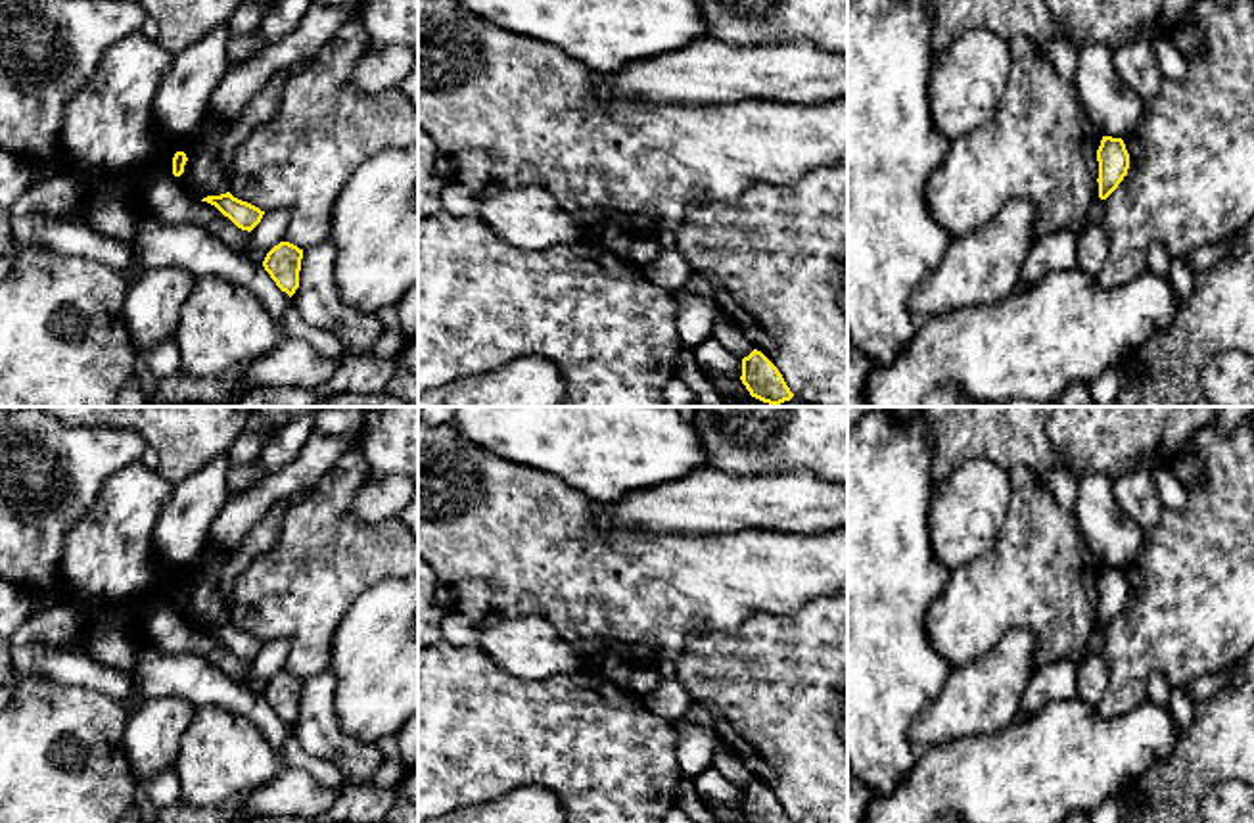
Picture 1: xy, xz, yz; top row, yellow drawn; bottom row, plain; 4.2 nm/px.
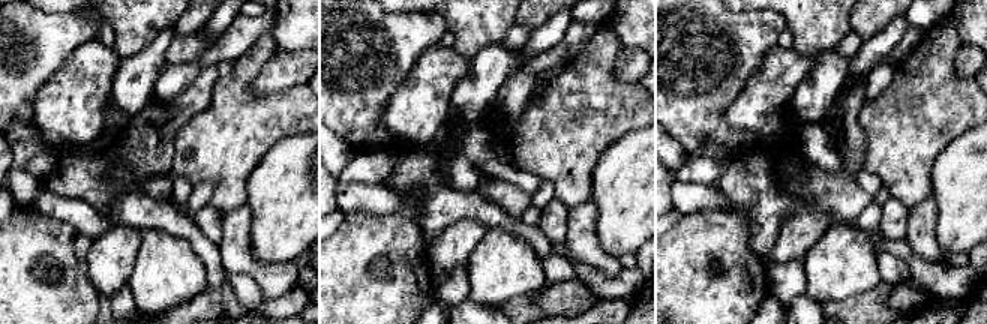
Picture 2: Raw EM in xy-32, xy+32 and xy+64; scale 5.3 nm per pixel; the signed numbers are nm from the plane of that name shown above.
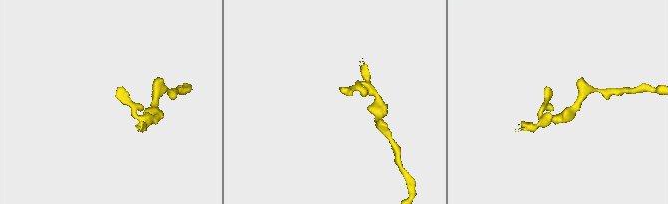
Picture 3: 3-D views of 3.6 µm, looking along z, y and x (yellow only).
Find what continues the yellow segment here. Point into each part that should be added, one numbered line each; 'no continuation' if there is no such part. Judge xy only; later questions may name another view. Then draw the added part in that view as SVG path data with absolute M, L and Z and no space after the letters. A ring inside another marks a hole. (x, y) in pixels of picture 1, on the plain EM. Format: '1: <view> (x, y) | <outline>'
no continuation

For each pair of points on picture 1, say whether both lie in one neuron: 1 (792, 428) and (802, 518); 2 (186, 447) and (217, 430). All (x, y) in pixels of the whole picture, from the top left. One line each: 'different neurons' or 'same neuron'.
1: different neurons
2: same neuron

